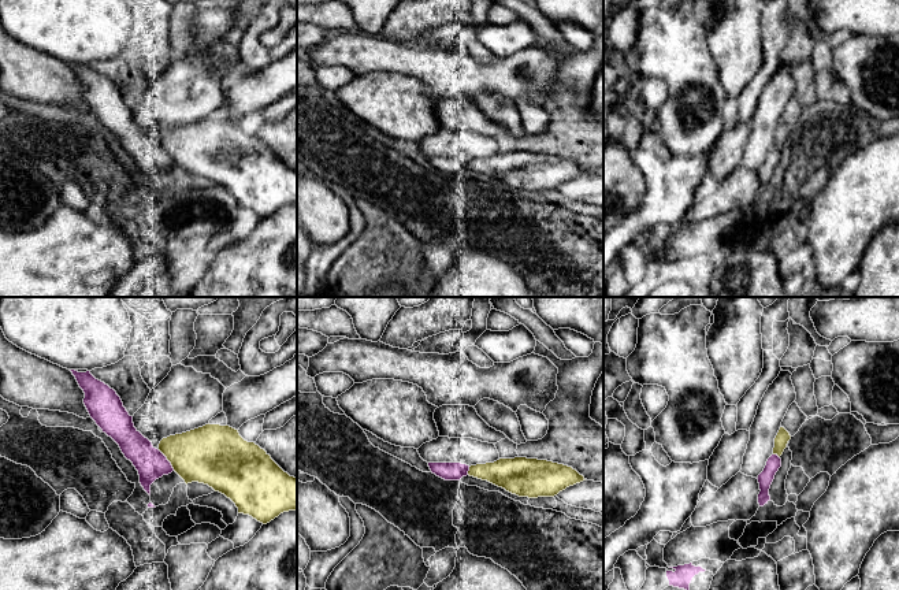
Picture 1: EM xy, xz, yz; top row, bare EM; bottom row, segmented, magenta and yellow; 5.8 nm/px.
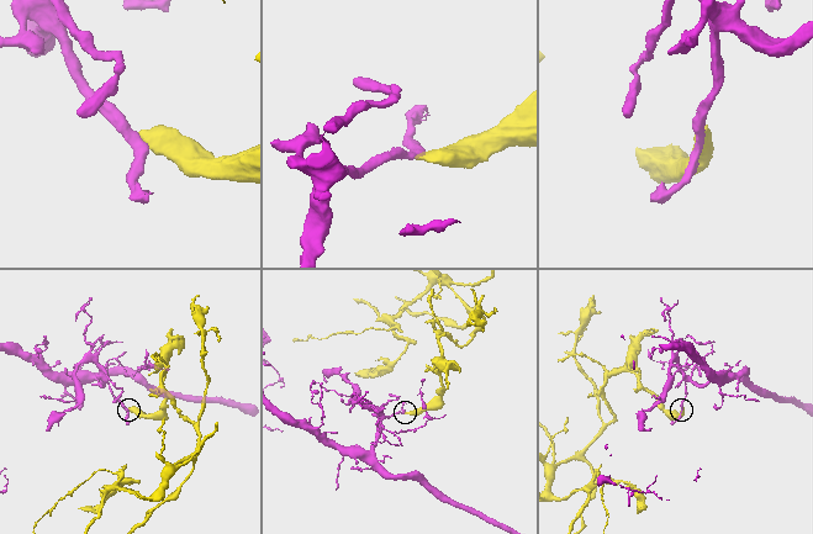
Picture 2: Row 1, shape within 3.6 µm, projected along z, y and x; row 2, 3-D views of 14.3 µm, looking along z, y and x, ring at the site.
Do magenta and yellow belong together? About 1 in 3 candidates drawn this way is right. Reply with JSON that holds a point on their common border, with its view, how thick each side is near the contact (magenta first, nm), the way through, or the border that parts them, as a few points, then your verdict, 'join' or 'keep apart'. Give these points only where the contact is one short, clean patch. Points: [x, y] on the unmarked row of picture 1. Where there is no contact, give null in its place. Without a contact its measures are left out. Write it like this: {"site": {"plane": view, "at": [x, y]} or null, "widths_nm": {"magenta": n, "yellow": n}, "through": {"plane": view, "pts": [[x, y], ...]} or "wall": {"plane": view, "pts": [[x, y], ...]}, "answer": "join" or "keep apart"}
{"site": {"plane": "xy", "at": [167, 154]}, "widths_nm": {"magenta": 180, "yellow": 340}, "answer": "keep apart"}

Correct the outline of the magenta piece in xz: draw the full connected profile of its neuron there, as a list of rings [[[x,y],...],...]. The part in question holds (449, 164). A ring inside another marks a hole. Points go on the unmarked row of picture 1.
[[[428,156],[432,167],[445,174],[460,174],[468,168],[469,159],[461,156]]]

